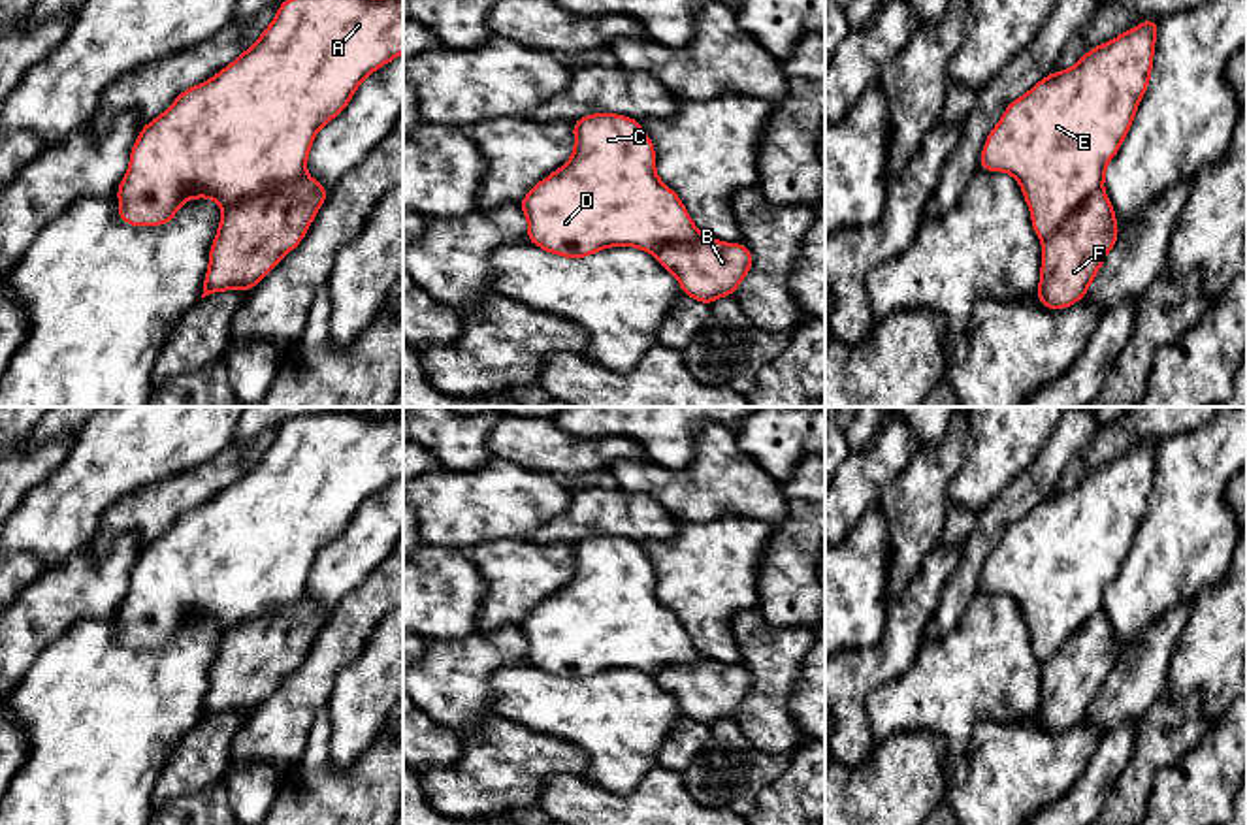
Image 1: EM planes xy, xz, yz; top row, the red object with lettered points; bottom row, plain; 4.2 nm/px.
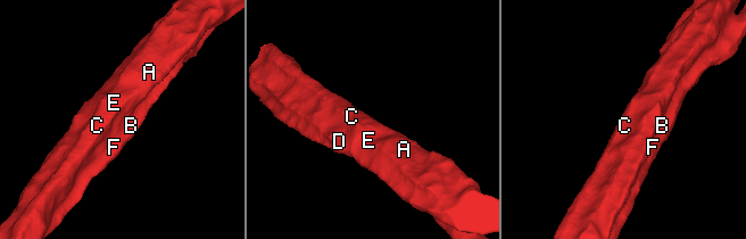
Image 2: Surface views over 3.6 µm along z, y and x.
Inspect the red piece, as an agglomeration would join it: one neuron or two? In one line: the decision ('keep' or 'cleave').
cleave

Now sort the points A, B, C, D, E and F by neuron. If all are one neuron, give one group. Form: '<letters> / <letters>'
A C D E / B F

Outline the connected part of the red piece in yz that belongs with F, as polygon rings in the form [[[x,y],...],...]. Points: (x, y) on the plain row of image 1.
[[[1100,610],[1044,663],[1038,723],[1061,733],[1083,721],[1117,659],[1113,625]]]

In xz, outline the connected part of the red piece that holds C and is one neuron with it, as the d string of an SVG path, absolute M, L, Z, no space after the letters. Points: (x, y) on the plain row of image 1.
M591 535L571 548L575 554L571 582L537 605L518 625L527 639L531 667L565 680L586 680L620 667L656 676L667 667L704 659L678 616L659 603L656 571L640 542Z

